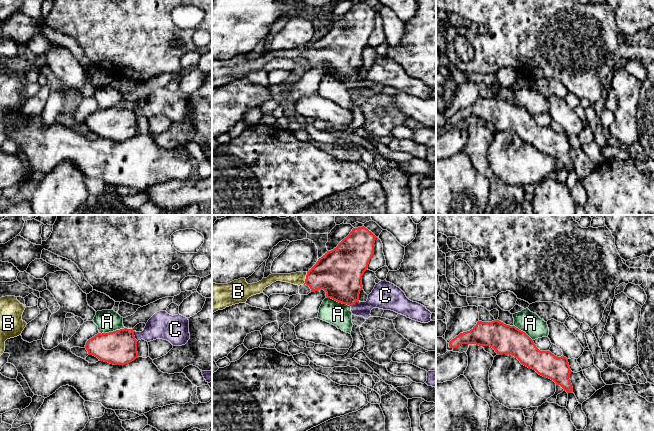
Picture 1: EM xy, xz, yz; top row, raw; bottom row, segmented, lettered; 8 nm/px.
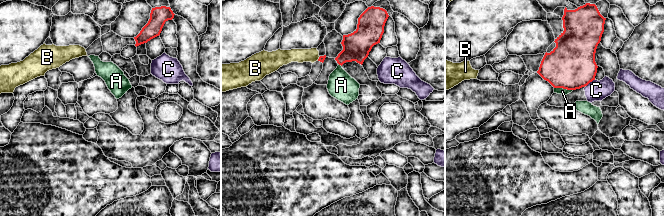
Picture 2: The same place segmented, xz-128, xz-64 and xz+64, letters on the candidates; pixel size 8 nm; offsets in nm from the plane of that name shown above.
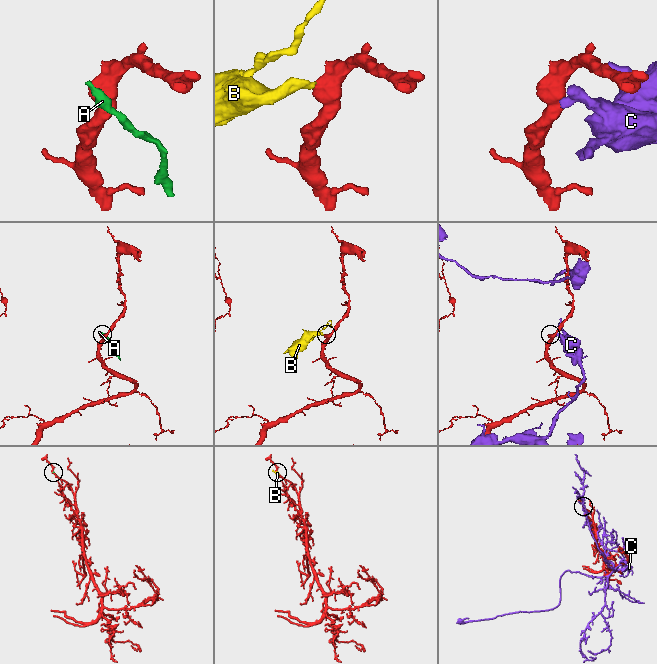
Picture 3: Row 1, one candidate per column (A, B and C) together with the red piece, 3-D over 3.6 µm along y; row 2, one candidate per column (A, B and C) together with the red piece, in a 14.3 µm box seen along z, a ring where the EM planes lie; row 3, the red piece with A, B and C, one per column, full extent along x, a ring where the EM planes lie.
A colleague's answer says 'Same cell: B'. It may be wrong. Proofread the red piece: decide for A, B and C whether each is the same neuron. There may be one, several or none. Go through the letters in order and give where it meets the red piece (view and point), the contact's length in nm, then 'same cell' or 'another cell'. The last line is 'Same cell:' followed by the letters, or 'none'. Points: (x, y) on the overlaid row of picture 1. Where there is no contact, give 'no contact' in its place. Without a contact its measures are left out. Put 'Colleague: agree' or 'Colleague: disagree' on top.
Colleague: agree
A: meets red in xy at (111, 332); contact 220 nm long; another cell
B: meets red in xz at (306, 278); contact 100 nm long; same cell
C: meets red in xy at (134, 336); contact 90 nm long; another cell
Same cell: B

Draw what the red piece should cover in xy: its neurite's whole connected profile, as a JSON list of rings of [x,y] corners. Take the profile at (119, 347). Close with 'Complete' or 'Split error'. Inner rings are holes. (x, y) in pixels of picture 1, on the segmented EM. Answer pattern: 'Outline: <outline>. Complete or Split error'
Outline: [[[133,329],[98,333],[86,342],[85,348],[89,355],[113,365],[125,365],[138,357]]]. Complete

